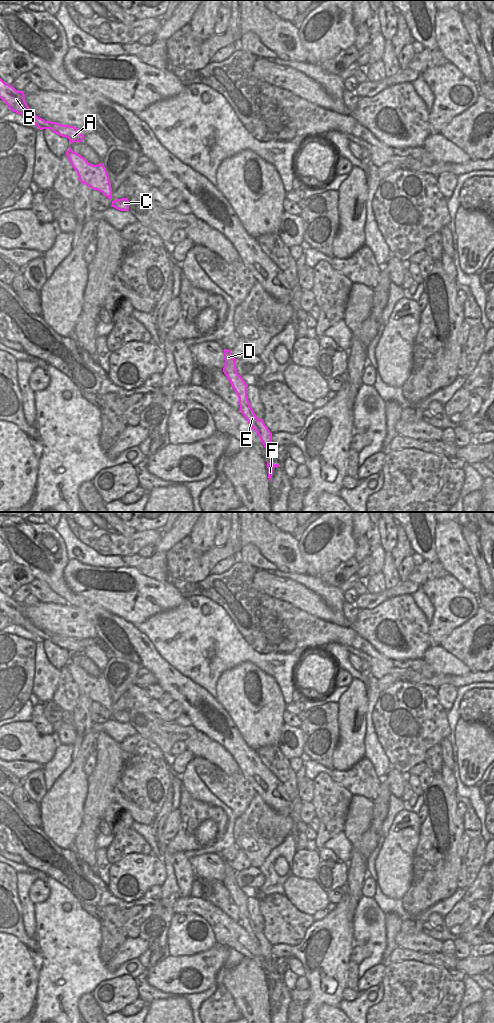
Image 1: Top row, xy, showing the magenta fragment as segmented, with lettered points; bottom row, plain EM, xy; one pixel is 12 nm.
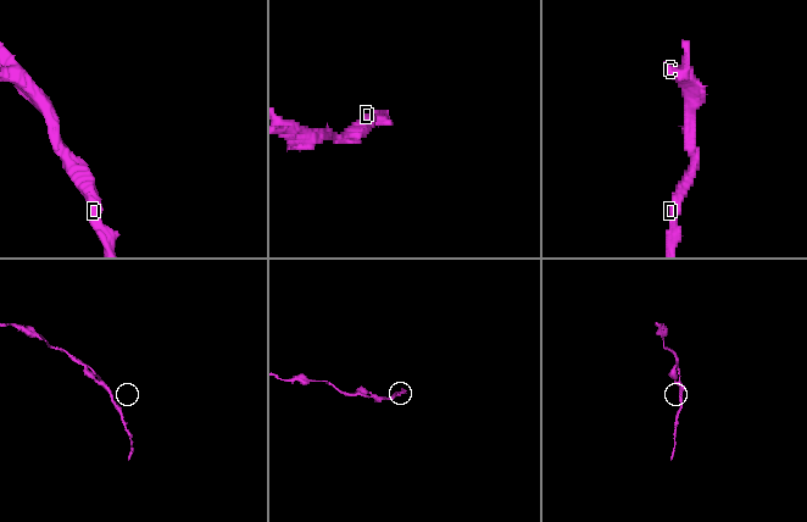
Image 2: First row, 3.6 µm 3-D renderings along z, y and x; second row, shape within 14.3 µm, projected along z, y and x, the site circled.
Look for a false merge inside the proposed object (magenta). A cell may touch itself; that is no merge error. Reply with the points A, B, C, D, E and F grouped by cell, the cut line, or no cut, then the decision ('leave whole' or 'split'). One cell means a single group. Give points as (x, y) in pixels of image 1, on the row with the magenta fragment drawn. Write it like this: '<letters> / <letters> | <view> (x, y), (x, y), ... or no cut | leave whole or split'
A B C D E F | no cut | leave whole

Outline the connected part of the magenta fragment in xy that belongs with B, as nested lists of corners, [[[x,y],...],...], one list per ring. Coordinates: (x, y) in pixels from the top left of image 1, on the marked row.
[[[1,78],[0,98],[9,106],[11,111],[21,114],[33,122],[40,130],[51,129],[54,133],[68,138],[71,144],[74,142],[83,142],[85,136],[80,133],[78,128],[70,125],[62,125],[57,122],[45,121],[38,117],[27,105],[24,91],[16,90],[12,85],[5,83]]]

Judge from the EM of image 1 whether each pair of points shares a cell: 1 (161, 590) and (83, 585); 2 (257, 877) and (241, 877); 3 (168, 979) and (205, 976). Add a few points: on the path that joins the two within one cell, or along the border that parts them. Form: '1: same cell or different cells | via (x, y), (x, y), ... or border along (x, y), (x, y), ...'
1: same cell | via (142, 592), (102, 590)
2: same cell | via (253, 877), (245, 877)
3: same cell | via (177, 975), (187, 967), (194, 967), (196, 969)

